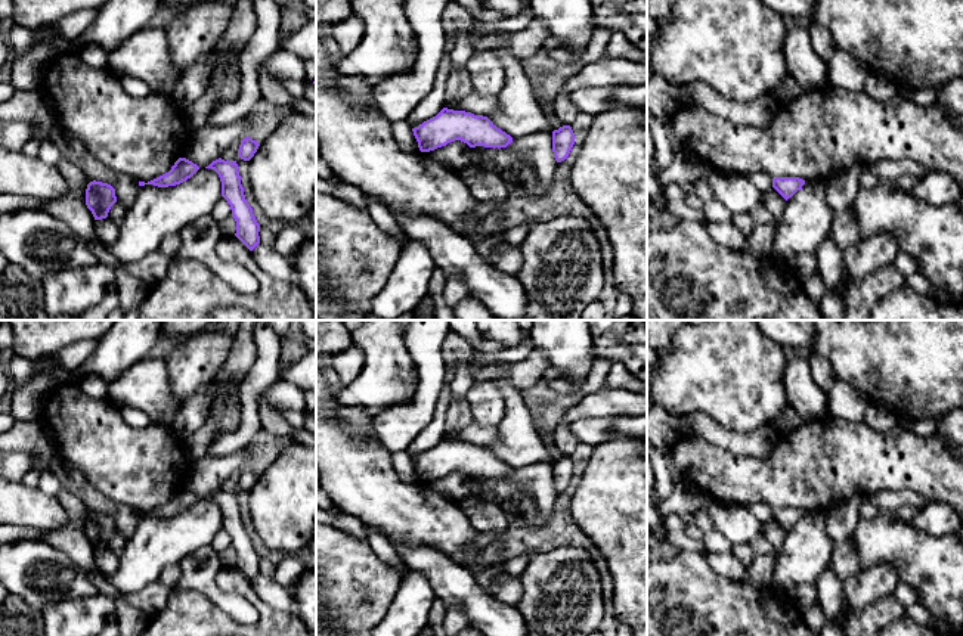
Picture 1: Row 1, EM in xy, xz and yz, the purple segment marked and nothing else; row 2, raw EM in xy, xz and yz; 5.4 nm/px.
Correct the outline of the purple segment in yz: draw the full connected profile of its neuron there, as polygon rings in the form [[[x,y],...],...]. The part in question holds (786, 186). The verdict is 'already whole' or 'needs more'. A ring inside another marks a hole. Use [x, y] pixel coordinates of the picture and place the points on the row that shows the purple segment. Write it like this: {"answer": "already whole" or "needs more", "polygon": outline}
{"answer": "already whole", "polygon": [[[775,177],[772,179],[772,187],[787,201],[798,190],[802,189],[805,180],[799,177]]]}

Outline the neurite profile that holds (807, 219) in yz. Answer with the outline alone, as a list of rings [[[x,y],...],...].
[[[808,180],[787,199],[772,239],[771,255],[789,264],[802,252],[815,254],[826,239],[835,212],[826,199],[826,180]]]

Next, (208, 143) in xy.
[[[247,115],[226,125],[204,125],[191,134],[185,158],[199,168],[208,167],[236,140],[248,137],[250,122]]]

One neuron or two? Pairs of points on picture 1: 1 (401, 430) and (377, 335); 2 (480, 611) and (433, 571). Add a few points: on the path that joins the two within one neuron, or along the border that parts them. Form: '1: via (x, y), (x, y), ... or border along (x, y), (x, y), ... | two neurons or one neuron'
1: border along (398, 405), (381, 410), (374, 418) | two neurons
2: via (468, 599), (445, 576) | one neuron

